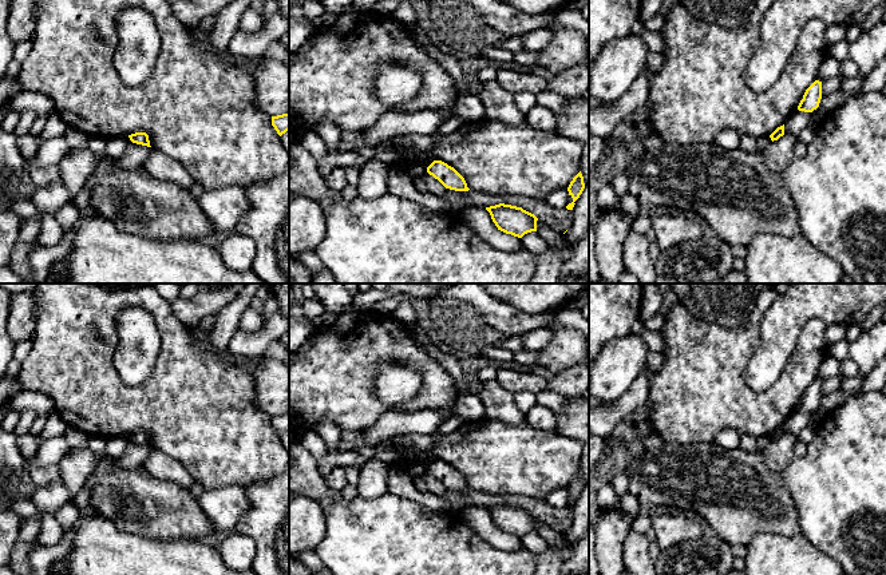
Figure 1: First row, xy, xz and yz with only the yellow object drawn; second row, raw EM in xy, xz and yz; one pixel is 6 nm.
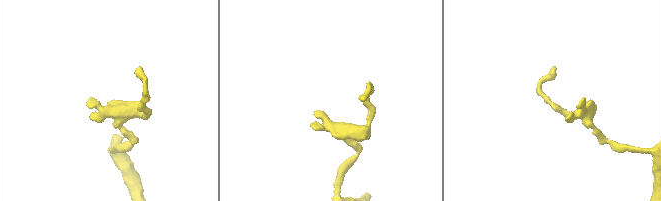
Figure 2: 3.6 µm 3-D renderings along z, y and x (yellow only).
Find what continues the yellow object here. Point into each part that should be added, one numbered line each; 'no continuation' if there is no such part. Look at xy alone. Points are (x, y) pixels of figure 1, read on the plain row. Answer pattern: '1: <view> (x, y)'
no continuation

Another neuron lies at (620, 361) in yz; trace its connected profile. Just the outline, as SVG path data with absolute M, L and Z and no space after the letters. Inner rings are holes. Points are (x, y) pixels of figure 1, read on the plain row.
M638 334L606 342L589 368L589 396L606 402L620 398L648 365L648 354Z

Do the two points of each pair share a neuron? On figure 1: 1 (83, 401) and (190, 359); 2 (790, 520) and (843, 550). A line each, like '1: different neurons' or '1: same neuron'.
1: same neuron
2: different neurons

